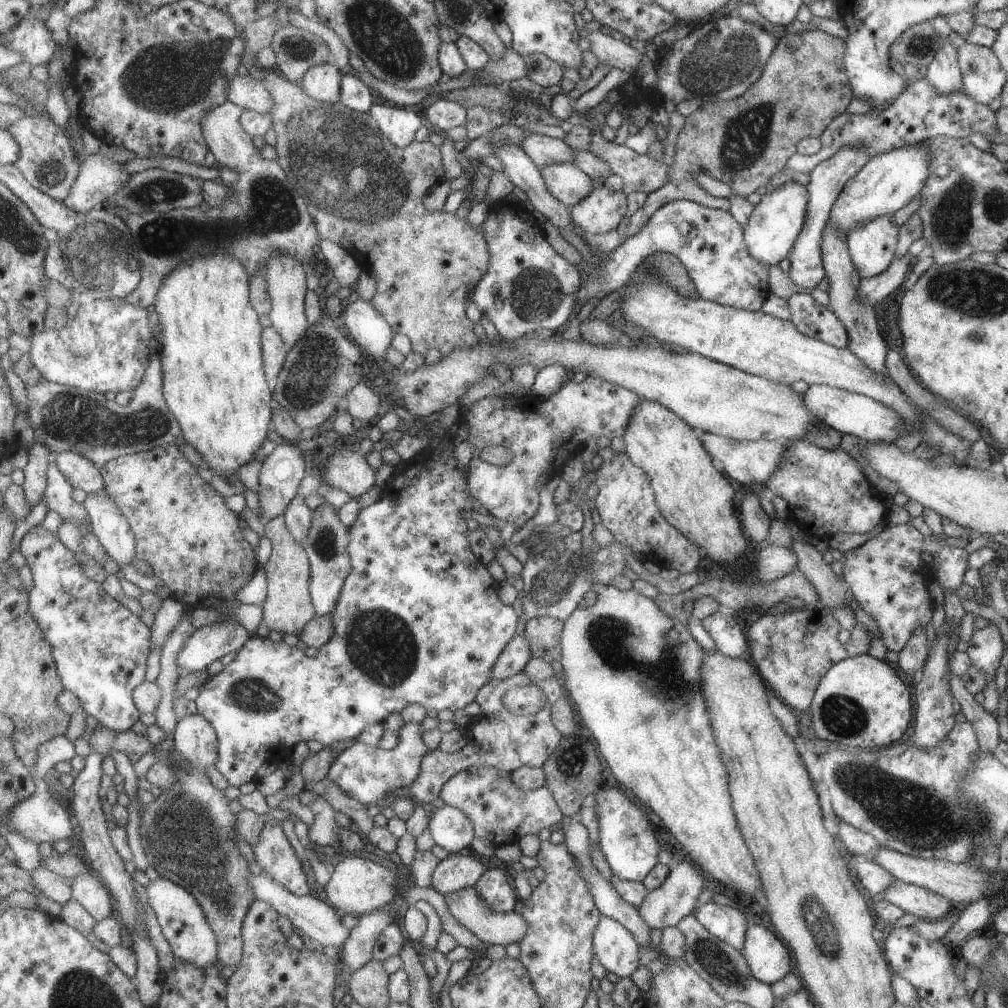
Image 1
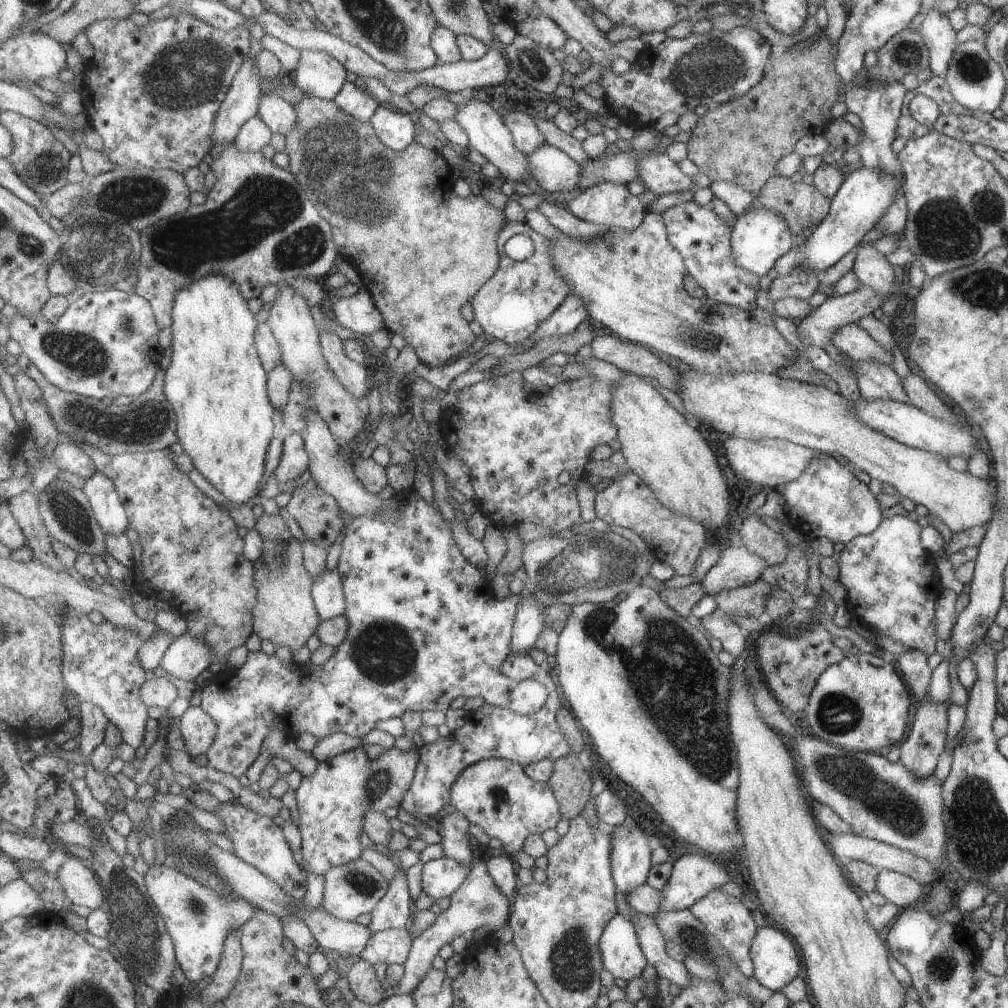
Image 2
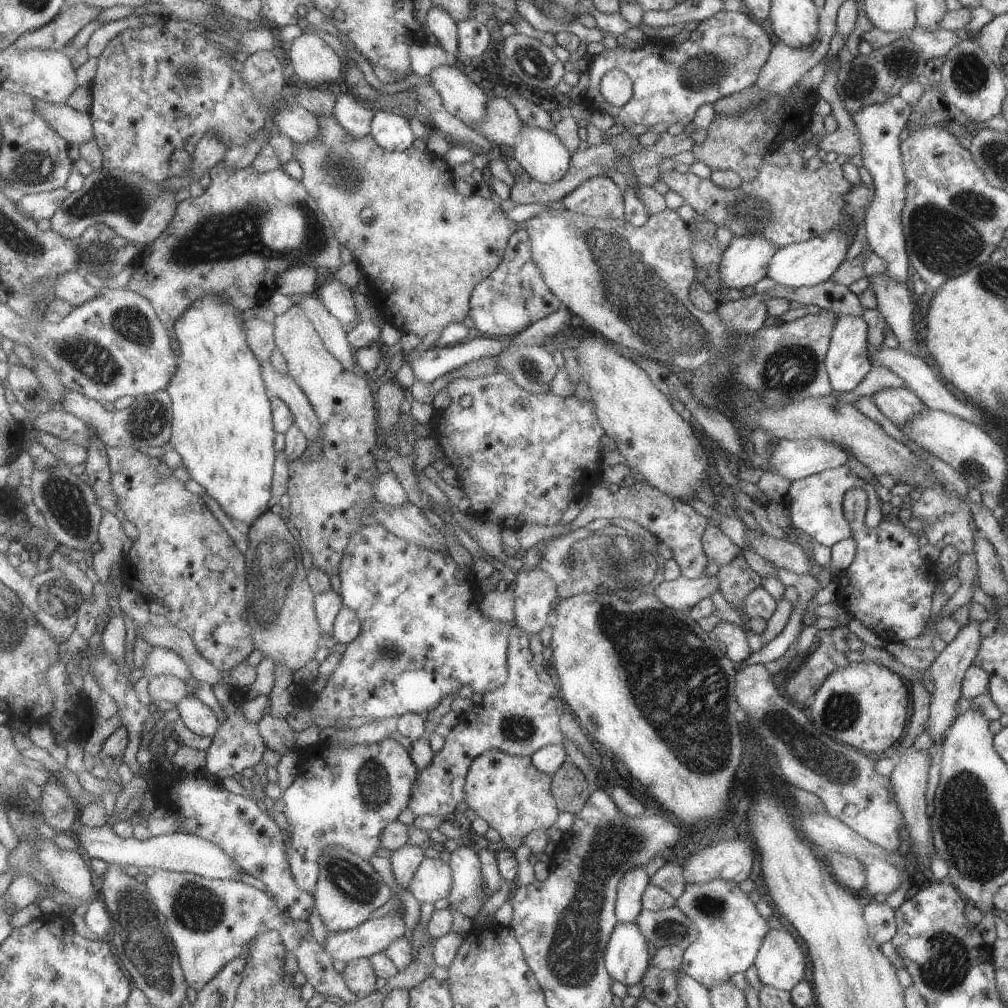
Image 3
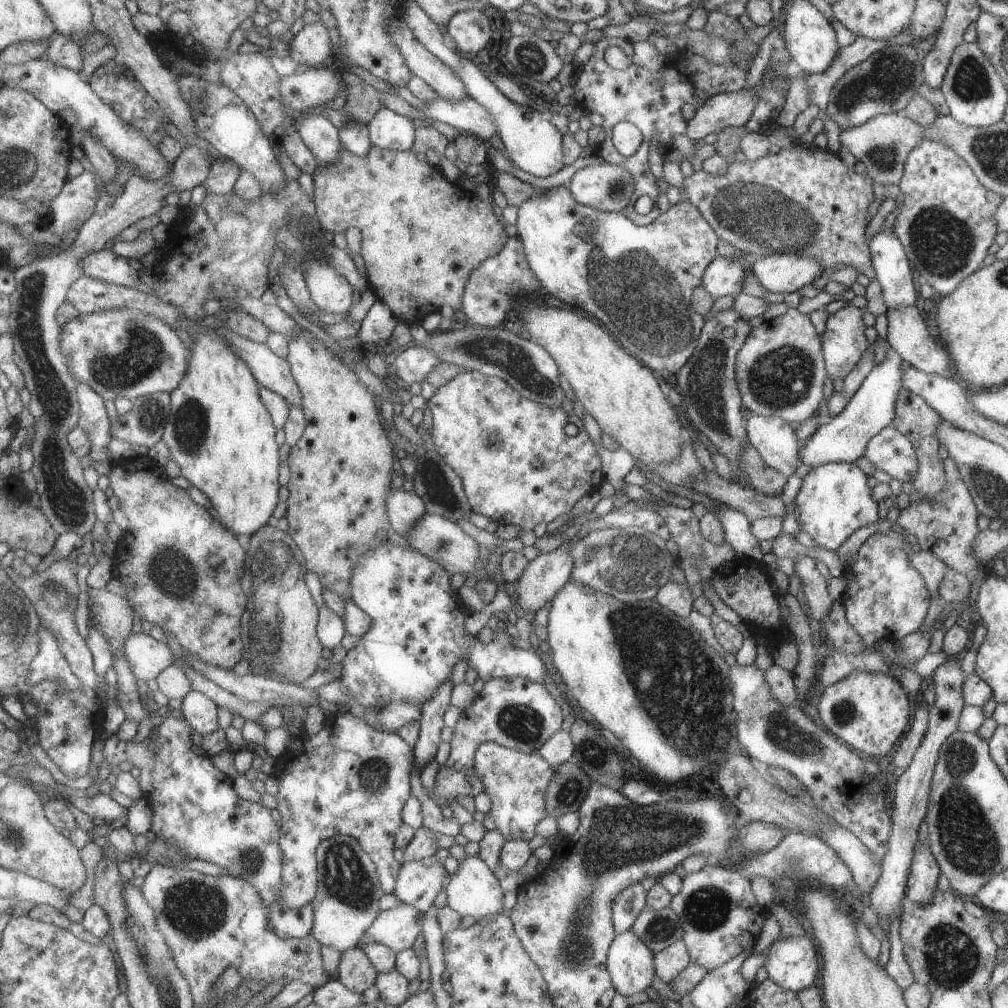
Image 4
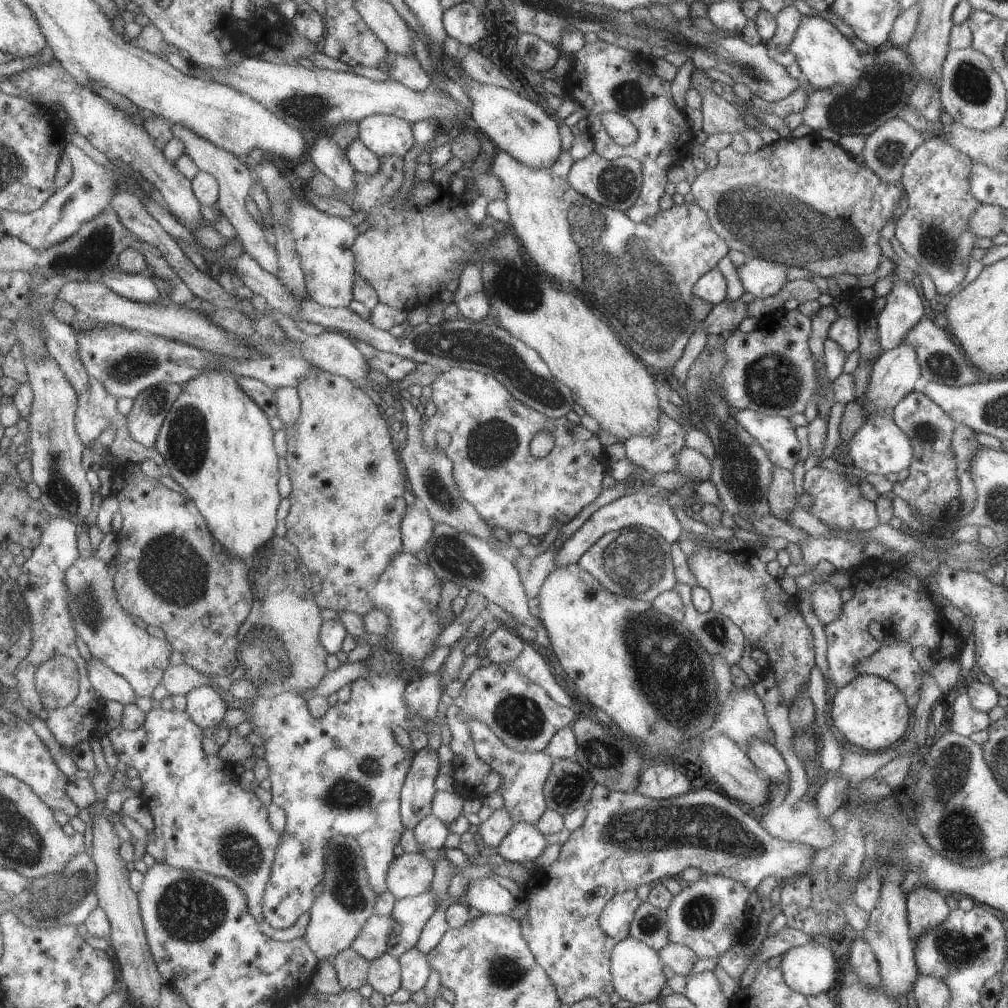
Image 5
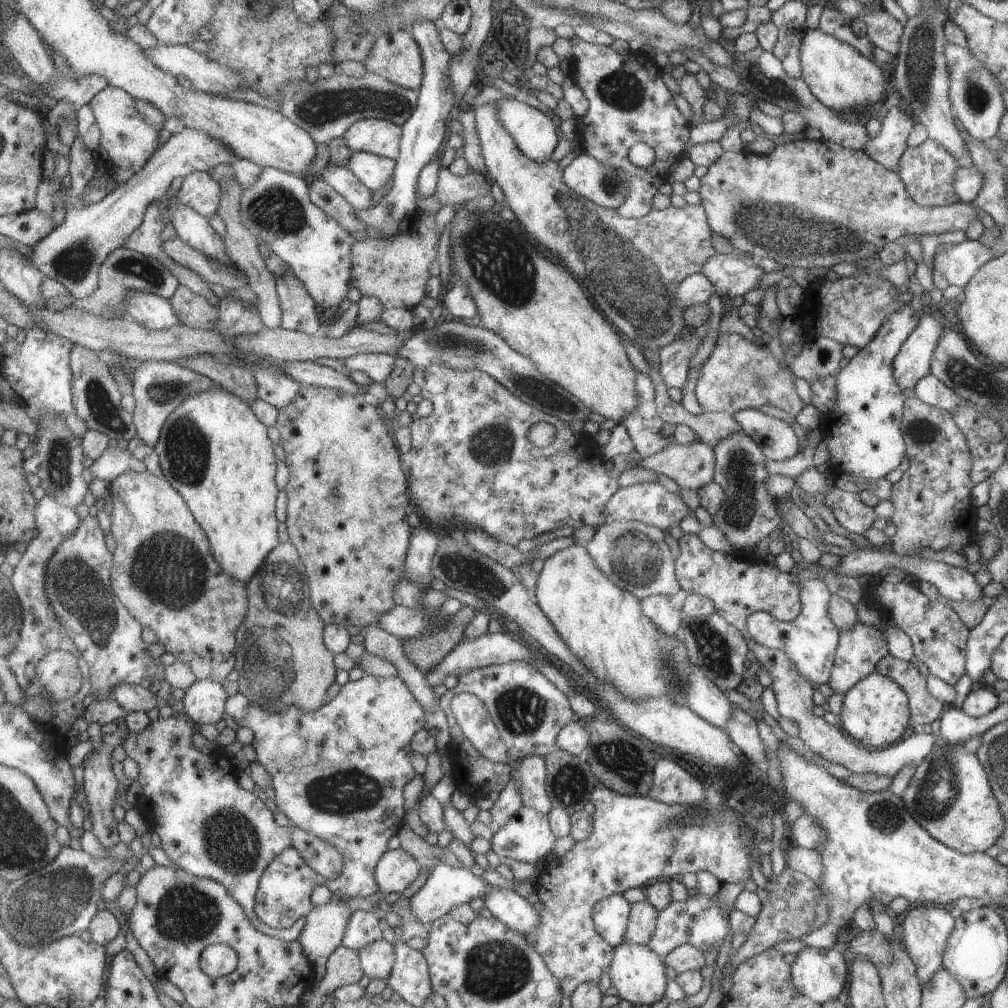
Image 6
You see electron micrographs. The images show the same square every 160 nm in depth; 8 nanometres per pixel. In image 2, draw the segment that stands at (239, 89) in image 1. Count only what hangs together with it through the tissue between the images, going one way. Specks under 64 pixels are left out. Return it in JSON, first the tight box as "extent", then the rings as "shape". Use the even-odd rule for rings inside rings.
{"extent":[258,92,297,135],"shape":[[[276,92],[262,94],[258,114],[274,133],[285,135],[297,124],[295,107]]]}

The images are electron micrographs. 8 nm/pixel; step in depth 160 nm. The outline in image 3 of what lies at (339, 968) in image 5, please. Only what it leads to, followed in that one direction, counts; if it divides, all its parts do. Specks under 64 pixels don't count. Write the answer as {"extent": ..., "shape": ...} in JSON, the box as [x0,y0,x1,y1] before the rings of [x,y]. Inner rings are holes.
{"extent":[342,958,377,999],"shape":[[[357,958],[346,964],[342,972],[348,988],[358,999],[366,998],[377,991],[376,969],[371,958]]]}

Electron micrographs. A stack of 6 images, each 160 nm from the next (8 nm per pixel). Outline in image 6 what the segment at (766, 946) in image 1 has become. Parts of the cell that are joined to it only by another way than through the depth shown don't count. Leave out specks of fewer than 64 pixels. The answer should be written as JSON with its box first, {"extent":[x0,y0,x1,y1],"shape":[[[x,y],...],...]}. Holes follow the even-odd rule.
{"extent":[789,947,847,1005],"shape":[[[807,947],[797,953],[793,962],[789,965],[790,979],[793,986],[803,996],[822,1005],[826,1000],[842,997],[840,992],[843,990],[843,985],[847,982],[847,967],[846,960],[839,949]]]}

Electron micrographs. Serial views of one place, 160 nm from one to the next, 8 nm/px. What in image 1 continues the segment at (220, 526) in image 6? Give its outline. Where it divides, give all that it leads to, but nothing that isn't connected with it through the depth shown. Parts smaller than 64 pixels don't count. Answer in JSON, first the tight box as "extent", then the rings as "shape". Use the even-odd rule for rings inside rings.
{"extent":[155,253,275,475],"shape":[[[229,253],[220,255],[200,256],[200,259],[187,260],[181,263],[165,280],[163,287],[160,288],[159,295],[156,298],[155,312],[161,321],[161,334],[163,338],[159,341],[160,353],[164,364],[164,395],[168,401],[169,408],[177,417],[182,426],[186,442],[193,445],[207,461],[210,468],[220,472],[222,475],[237,475],[237,468],[242,464],[247,464],[255,458],[257,450],[267,438],[267,432],[271,431],[273,426],[273,415],[275,411],[275,391],[272,383],[269,382],[264,365],[264,348],[262,347],[262,335],[264,332],[259,320],[257,310],[251,304],[251,278],[248,268],[235,256]]]}

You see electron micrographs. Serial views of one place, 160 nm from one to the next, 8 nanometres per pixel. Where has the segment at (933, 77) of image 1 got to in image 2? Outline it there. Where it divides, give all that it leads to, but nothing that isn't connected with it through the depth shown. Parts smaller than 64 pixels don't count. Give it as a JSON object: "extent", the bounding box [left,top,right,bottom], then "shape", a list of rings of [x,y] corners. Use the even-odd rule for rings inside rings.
{"extent":[918,9,958,78],"shape":[[[921,9],[923,20],[918,26],[919,34],[928,50],[928,68],[933,75],[945,78],[952,52],[958,42],[947,15],[935,10]]]}

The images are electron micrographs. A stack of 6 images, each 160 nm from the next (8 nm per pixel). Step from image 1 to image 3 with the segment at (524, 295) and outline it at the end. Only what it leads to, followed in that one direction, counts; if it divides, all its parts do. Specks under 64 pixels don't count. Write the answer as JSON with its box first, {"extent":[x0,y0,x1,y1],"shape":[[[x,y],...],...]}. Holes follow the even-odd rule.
{"extent":[470,229,563,338],"shape":[[[520,229],[513,234],[500,268],[497,268],[492,276],[485,278],[477,286],[470,304],[472,305],[470,317],[475,328],[483,336],[497,338],[513,338],[522,334],[539,320],[543,320],[563,308],[561,300],[552,292],[545,282],[544,274],[537,268],[531,244],[529,244],[527,229]]]}

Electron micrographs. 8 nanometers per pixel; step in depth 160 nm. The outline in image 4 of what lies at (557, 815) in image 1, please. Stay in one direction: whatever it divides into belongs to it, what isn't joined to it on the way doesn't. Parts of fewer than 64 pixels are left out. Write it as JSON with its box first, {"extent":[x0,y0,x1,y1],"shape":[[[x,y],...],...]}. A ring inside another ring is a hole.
{"extent":[475,741,556,841],"shape":[[[489,741],[480,744],[475,754],[476,773],[482,778],[485,785],[484,792],[490,797],[491,806],[487,812],[494,821],[496,828],[499,829],[507,841],[529,841],[535,838],[537,825],[547,816],[548,808],[546,796],[548,794],[549,783],[556,774],[556,769],[539,752],[529,754],[521,751],[501,746],[499,743]]]}

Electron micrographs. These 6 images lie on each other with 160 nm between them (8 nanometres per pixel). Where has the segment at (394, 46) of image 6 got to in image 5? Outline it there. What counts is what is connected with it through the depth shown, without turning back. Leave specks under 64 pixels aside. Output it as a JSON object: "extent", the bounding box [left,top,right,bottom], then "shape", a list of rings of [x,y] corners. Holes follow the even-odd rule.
{"extent":[387,52,434,91],"shape":[[[390,52],[390,70],[387,71],[395,81],[403,83],[414,91],[427,90],[434,84],[419,60]]]}

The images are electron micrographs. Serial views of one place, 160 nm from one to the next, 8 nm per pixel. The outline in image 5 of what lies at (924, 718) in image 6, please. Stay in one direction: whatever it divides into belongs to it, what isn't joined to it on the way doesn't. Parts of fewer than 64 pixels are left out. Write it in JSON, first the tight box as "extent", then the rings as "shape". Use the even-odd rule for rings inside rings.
{"extent":[853,640,922,708],"shape":[[[906,640],[892,645],[883,642],[877,652],[859,659],[853,666],[857,675],[875,675],[894,684],[907,697],[909,707],[915,708],[920,697],[922,670]]]}

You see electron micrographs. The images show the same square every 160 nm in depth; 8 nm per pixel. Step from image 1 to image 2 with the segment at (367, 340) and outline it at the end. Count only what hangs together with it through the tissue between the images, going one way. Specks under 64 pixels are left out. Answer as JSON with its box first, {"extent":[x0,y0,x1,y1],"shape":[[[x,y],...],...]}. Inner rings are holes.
{"extent":[332,286,387,337],"shape":[[[366,286],[350,297],[332,298],[332,303],[337,323],[356,332],[360,337],[370,337],[387,328],[385,317]]]}

